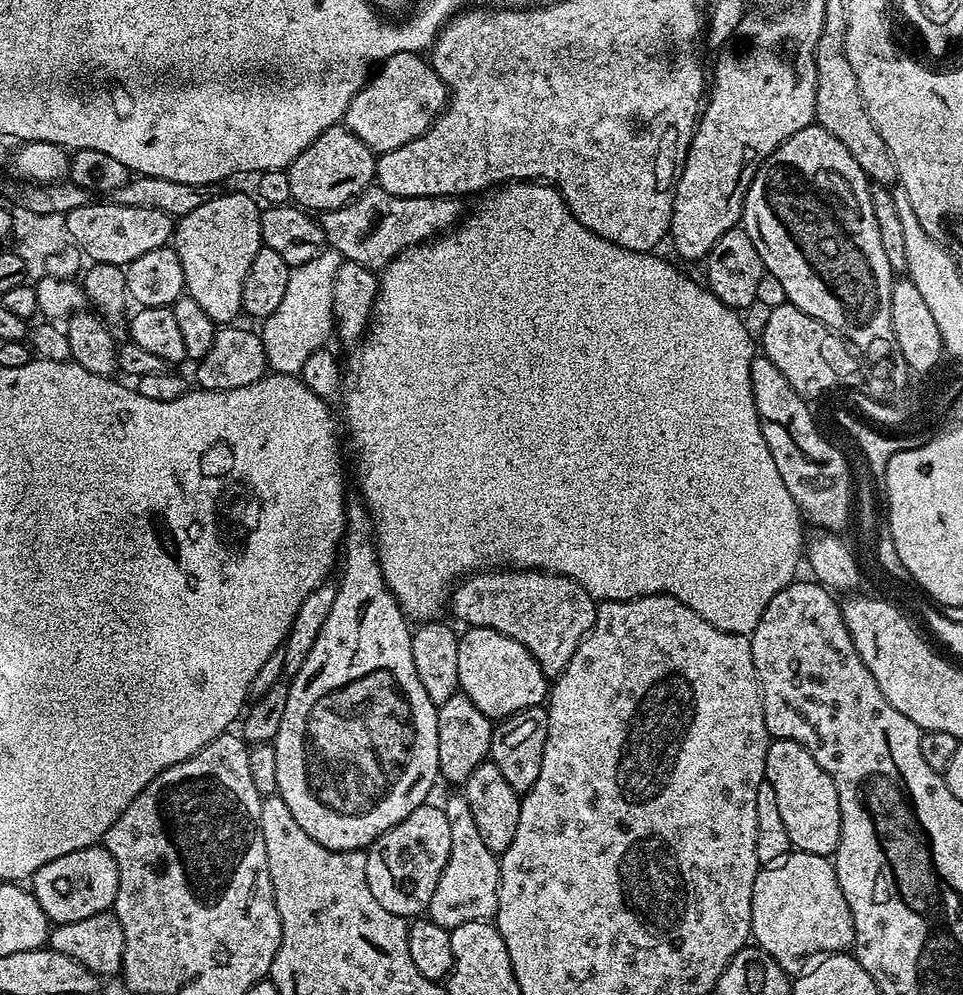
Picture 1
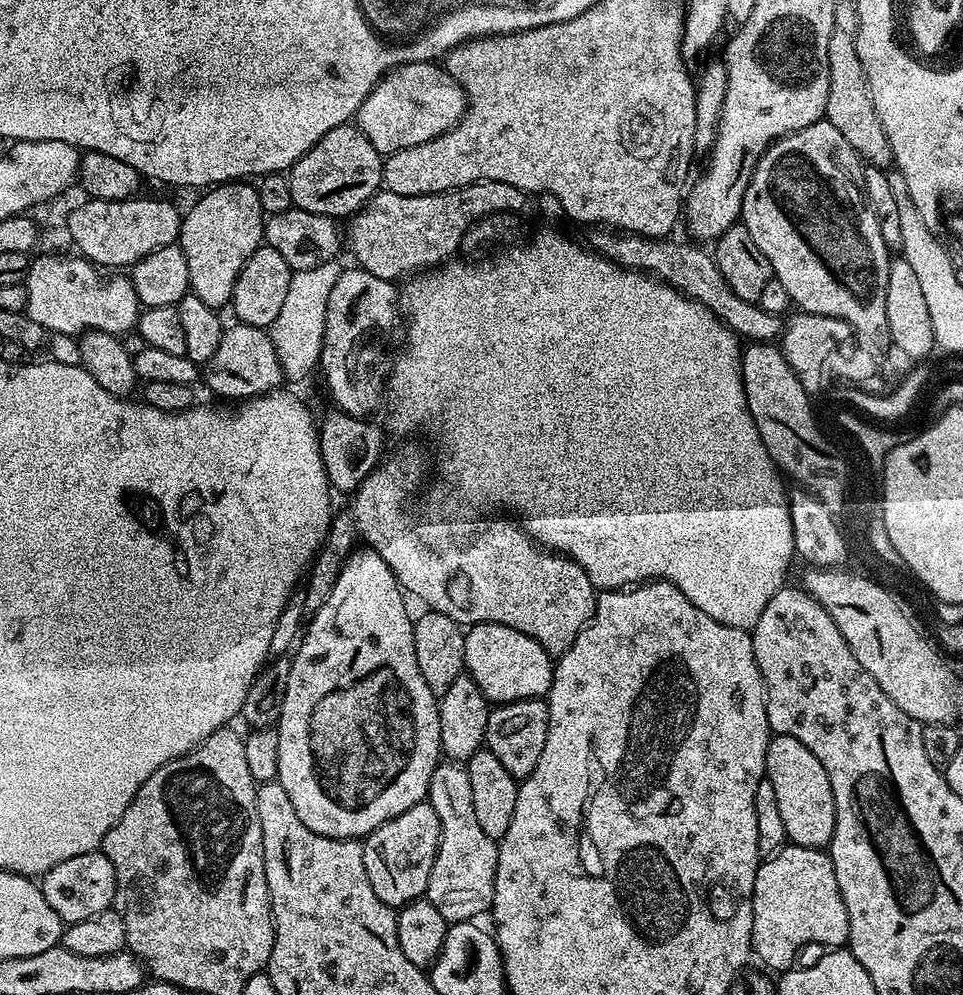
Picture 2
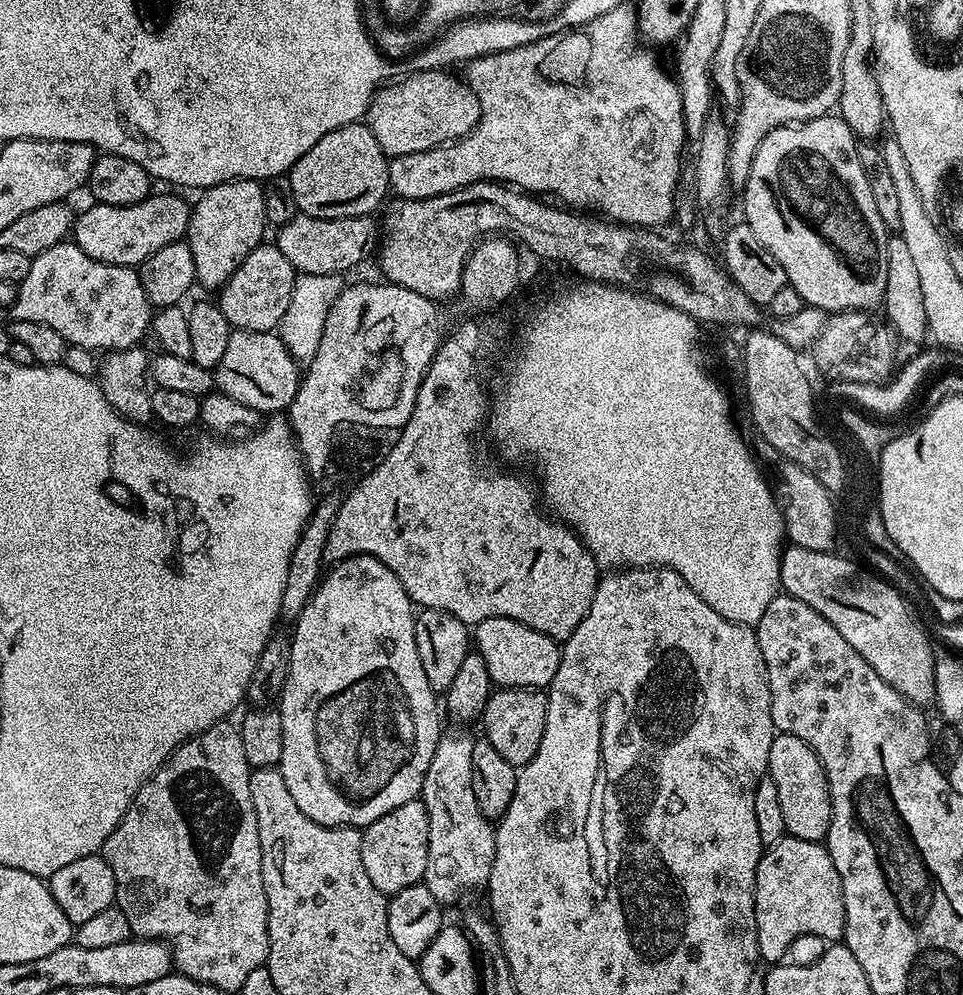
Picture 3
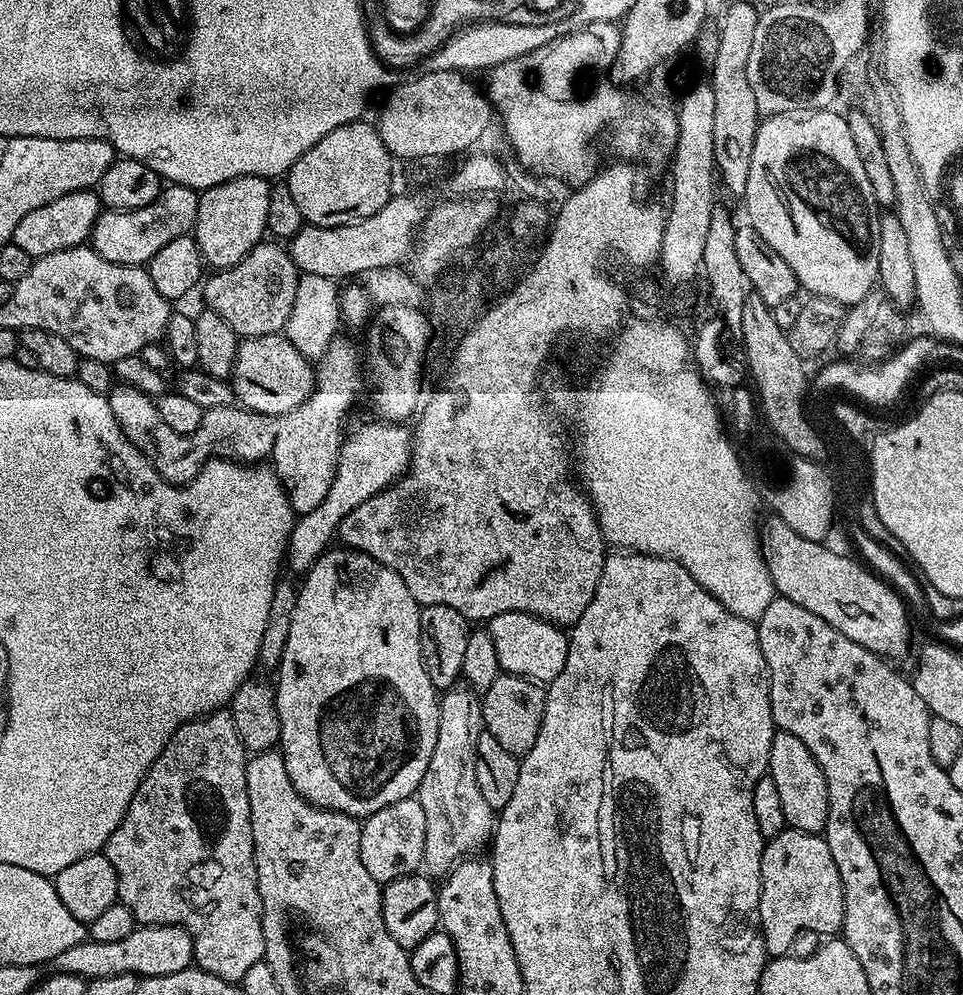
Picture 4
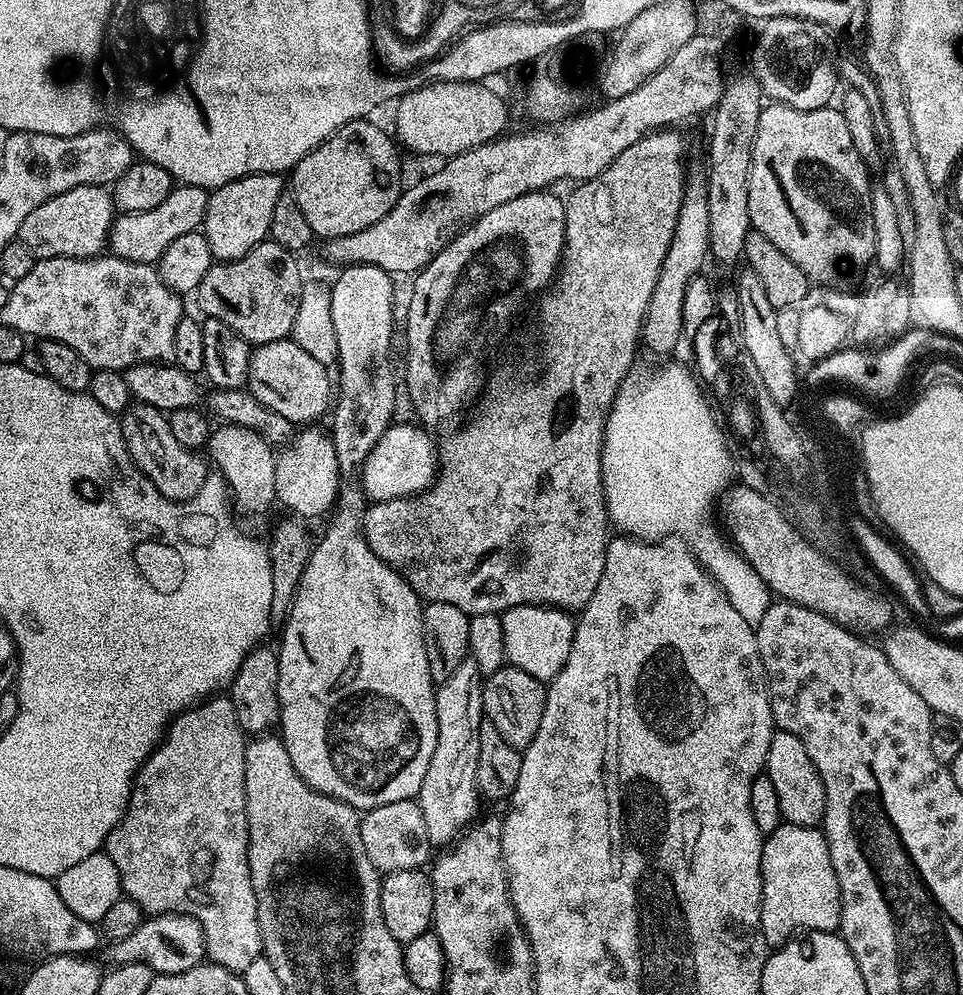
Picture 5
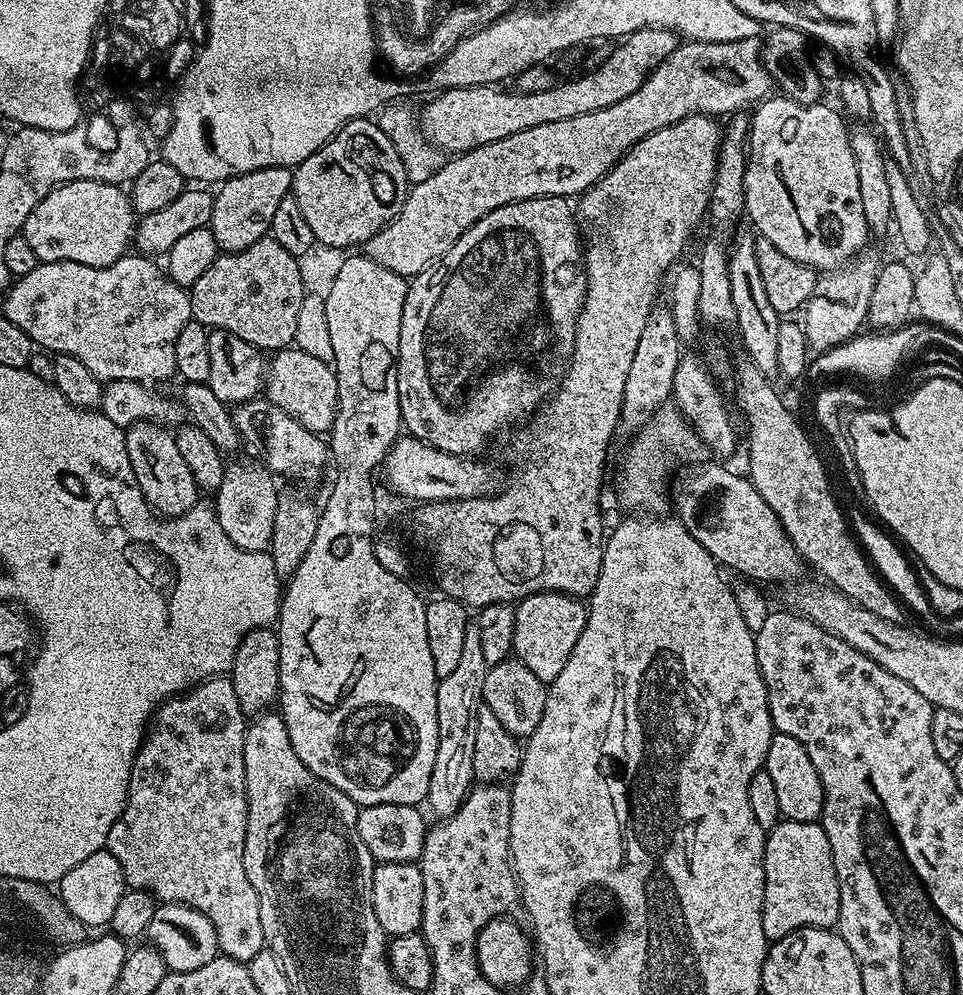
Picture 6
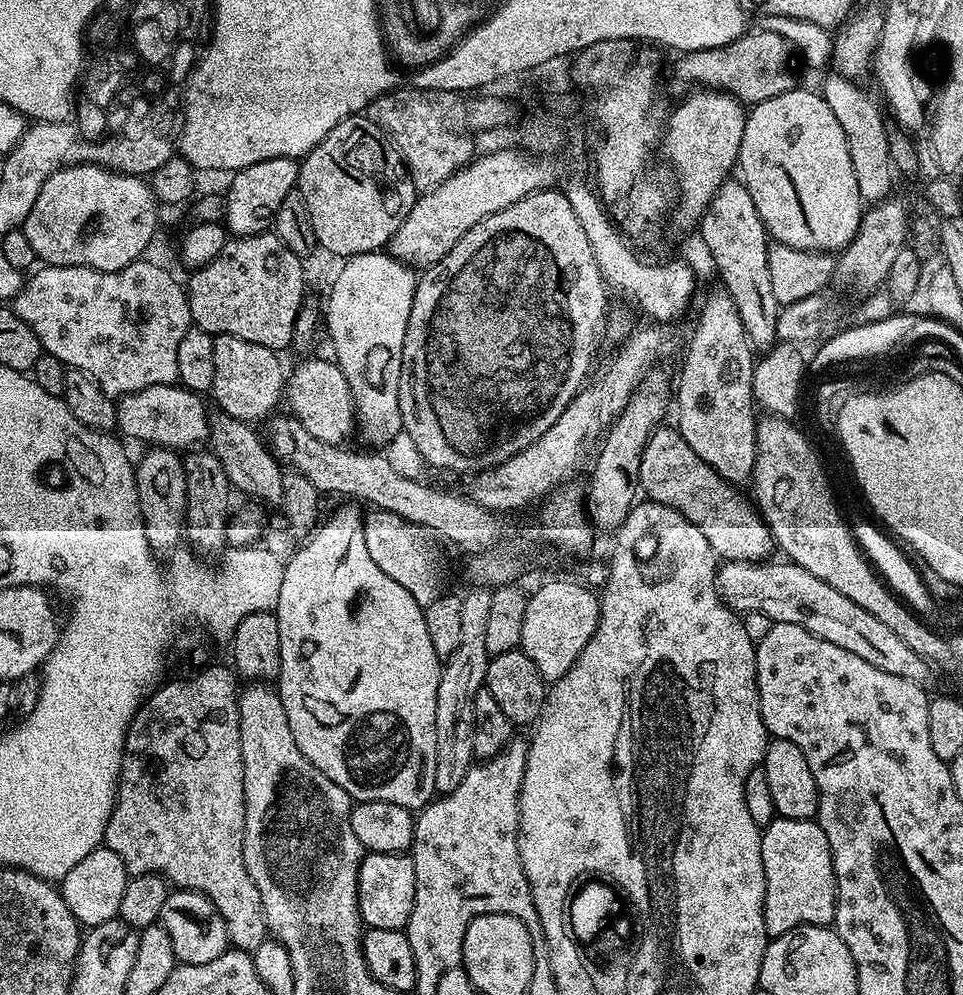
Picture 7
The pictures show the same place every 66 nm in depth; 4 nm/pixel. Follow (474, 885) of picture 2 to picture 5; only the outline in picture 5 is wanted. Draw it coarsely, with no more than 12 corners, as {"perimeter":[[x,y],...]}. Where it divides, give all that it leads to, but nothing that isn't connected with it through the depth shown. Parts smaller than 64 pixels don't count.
{"perimeter":[[482,677],[436,689],[438,742],[418,803],[432,845],[477,819]]}

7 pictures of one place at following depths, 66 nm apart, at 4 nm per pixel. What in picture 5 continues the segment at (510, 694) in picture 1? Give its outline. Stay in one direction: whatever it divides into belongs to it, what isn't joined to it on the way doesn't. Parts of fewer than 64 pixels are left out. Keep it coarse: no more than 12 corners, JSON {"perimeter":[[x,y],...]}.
{"perimeter":[[542,604],[500,616],[505,661],[551,682],[576,620]]}

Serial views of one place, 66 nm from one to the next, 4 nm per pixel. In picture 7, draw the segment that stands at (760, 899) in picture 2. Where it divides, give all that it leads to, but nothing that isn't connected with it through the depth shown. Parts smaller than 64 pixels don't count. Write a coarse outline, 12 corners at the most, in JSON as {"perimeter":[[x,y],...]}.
{"perimeter":[[815,819],[761,831],[769,937],[836,918],[830,842]]}

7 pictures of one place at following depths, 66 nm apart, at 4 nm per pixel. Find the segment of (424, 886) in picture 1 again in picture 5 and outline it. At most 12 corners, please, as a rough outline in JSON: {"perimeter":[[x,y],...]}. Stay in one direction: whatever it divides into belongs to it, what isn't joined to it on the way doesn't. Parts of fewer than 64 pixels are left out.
{"perimeter":[[415,799],[360,817],[381,874],[423,869],[434,852]]}

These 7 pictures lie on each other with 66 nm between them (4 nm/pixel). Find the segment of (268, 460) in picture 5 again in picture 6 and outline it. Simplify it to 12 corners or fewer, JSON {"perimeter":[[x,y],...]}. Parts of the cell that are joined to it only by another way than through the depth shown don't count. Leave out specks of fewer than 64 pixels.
{"perimeter":[[259,463],[227,469],[218,496],[244,508],[220,508],[240,548],[272,543],[280,492]]}

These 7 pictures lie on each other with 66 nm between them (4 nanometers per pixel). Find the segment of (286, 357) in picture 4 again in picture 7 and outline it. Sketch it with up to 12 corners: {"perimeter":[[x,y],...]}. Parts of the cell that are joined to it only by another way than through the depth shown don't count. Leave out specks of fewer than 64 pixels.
{"perimeter":[[304,360],[286,404],[314,438],[343,445],[356,410],[342,370]]}

